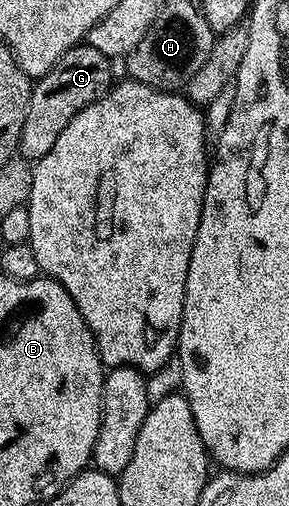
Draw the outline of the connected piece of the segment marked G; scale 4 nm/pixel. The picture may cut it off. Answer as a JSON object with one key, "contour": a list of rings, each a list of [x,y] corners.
{"contour":[[[88,43],[67,50],[50,73],[36,78],[17,144],[20,156],[30,163],[43,159],[43,155],[55,147],[63,127],[67,127],[67,123],[71,123],[71,119],[75,119],[83,107],[91,107],[91,103],[98,101],[113,84],[109,58],[103,55],[103,51],[95,51],[95,47]]]}

